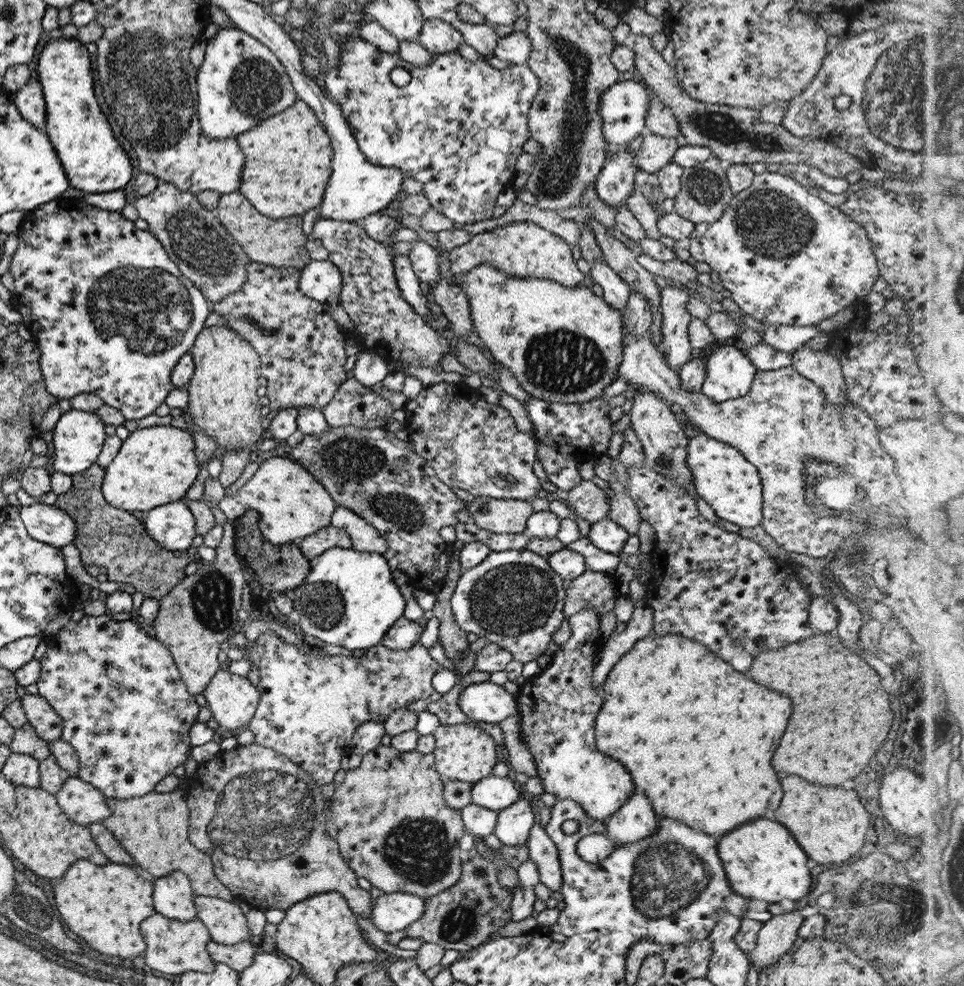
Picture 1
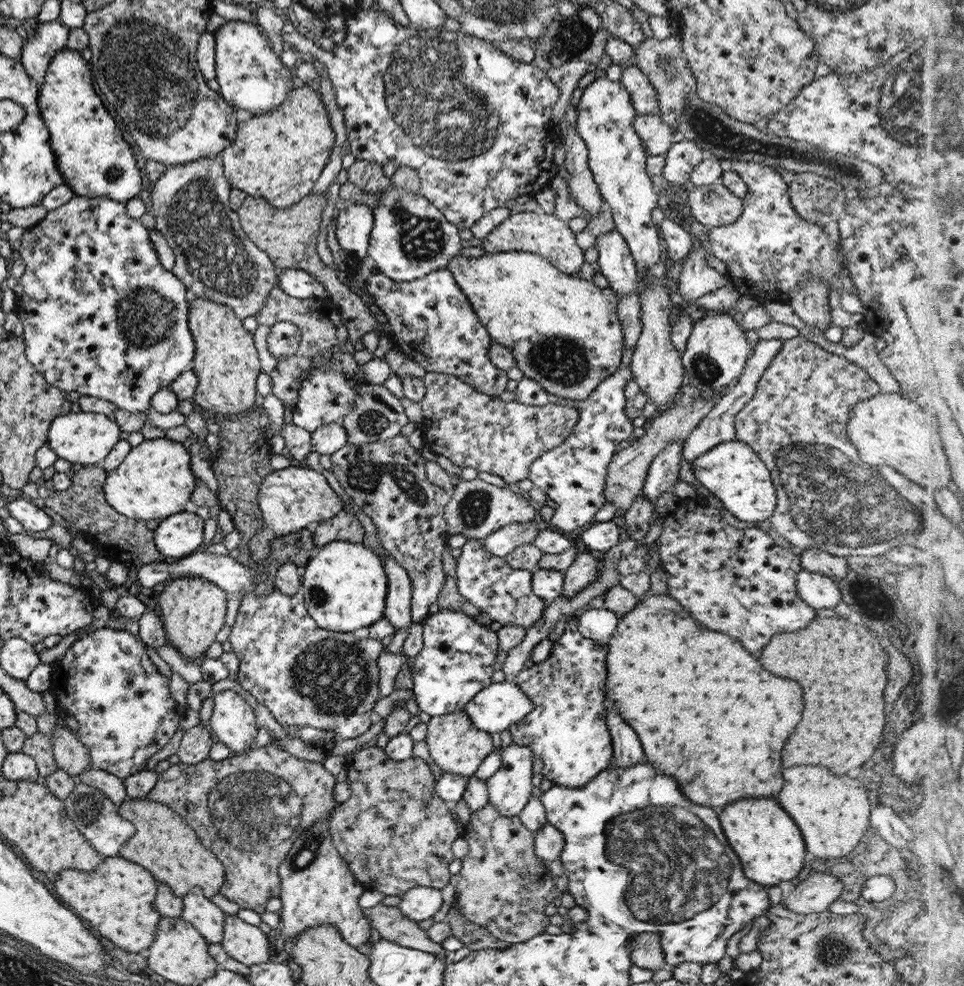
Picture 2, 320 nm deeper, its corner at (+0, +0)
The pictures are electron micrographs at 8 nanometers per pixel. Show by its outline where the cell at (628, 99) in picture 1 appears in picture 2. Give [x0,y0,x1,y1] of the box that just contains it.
[575,77,661,286]

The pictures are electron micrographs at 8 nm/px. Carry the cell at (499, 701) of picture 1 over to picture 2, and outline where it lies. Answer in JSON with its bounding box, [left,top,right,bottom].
[462,682,534,732]

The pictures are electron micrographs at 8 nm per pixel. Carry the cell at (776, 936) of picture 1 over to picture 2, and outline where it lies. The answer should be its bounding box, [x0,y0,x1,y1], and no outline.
[782,868,841,914]

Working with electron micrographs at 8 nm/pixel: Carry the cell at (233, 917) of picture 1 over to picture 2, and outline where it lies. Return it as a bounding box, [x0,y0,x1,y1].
[219,915,270,966]

